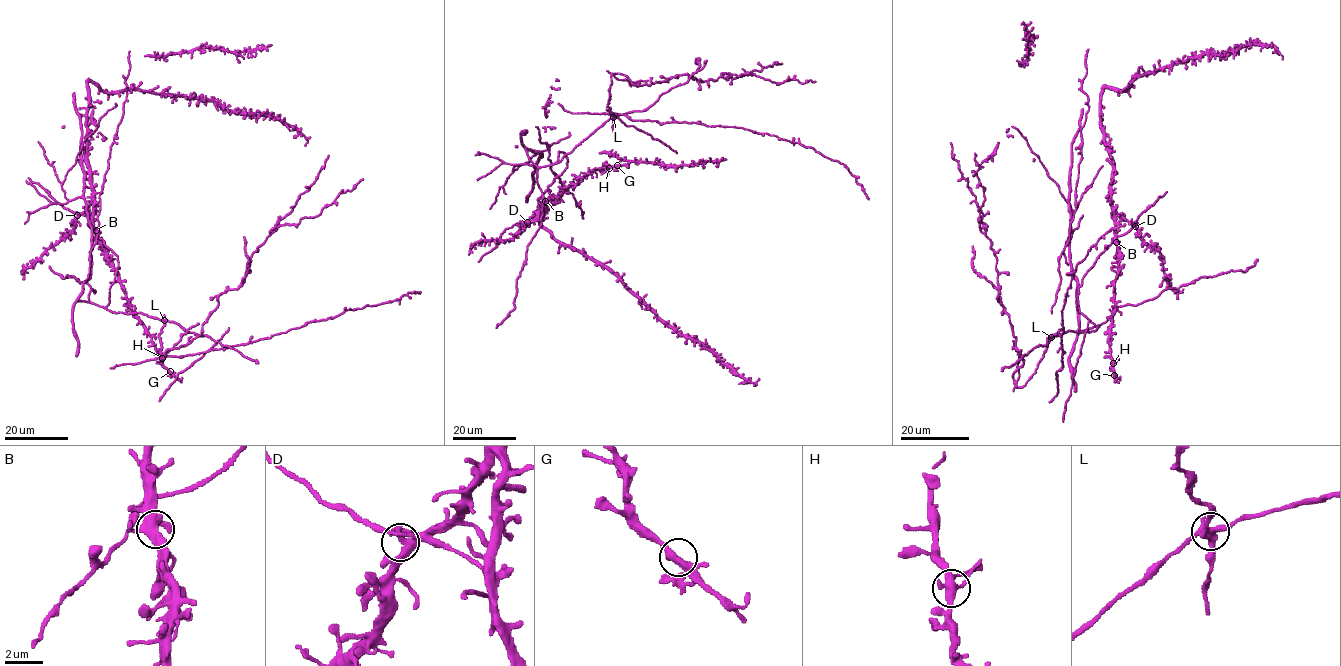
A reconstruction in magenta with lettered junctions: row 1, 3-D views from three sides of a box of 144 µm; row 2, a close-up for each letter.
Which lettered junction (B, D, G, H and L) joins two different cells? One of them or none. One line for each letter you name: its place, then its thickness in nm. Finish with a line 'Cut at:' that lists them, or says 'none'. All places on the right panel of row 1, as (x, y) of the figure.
L: place (1051, 337); calibre 360 nm
Cut at: L

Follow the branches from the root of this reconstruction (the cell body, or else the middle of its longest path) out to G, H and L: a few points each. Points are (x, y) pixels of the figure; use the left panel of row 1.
G: (114, 279), (118, 256), (92, 229), (132, 312), (170, 371)
H: (114, 279), (118, 256), (92, 229), (101, 241), (103, 254), (117, 274), (132, 312), (162, 358)
L: (114, 279), (107, 309), (117, 313), (139, 312), (164, 320)

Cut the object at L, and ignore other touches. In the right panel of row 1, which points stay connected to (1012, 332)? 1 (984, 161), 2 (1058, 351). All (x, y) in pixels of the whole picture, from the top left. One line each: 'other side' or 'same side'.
1: other side
2: other side

